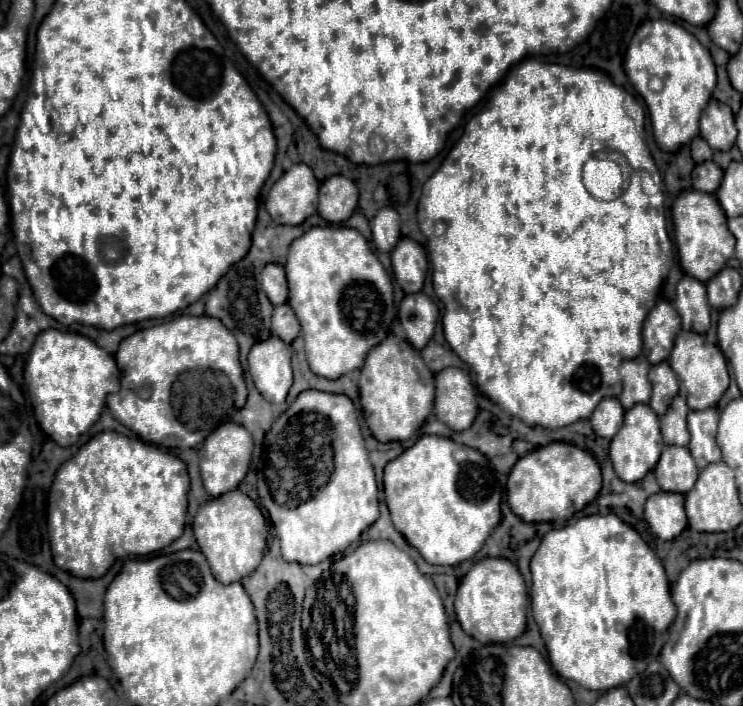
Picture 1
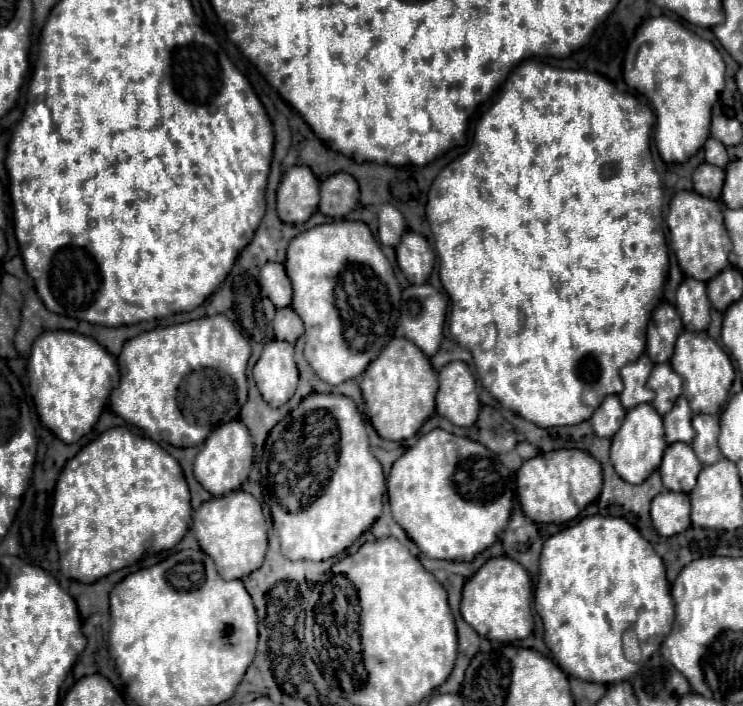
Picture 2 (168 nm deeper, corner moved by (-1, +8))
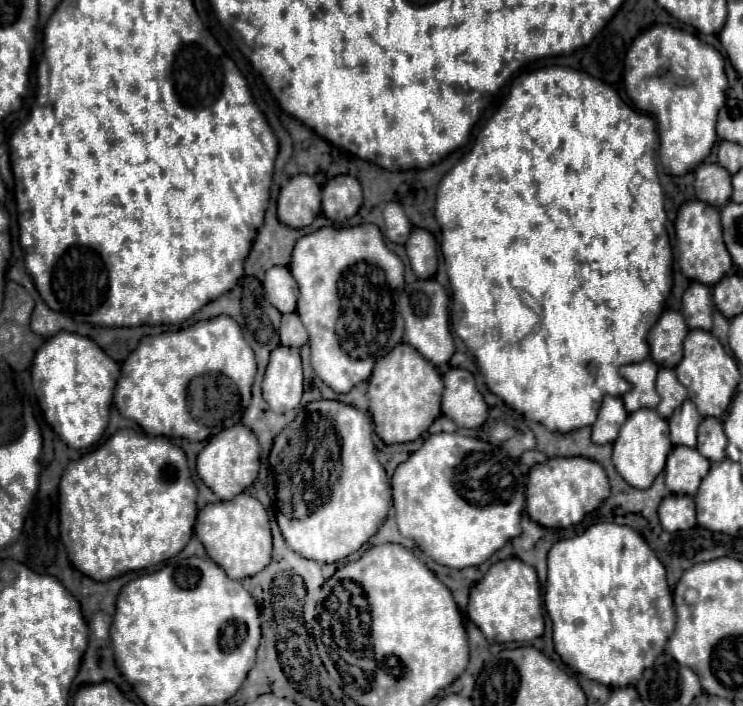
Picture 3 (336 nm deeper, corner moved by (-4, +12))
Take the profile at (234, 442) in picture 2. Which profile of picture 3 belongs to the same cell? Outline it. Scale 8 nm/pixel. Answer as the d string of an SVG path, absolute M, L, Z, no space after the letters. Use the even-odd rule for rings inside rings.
M234 424L222 432L218 432L214 438L208 440L204 450L198 454L196 470L202 482L220 498L220 500L232 500L240 492L244 492L258 476L260 468L260 446L250 428L244 424Z

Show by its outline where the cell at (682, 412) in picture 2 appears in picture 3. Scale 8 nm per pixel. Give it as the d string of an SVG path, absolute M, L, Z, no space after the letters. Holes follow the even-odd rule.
M686 400L682 406L678 406L674 410L674 414L670 416L670 420L668 420L672 444L674 446L690 446L690 448L694 448L696 430L698 430L700 422L702 422L702 416L694 408L694 402Z

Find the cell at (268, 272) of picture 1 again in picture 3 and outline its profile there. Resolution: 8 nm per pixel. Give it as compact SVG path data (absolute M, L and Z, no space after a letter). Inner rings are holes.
M272 266L264 278L266 298L282 312L294 312L298 300L298 284L286 266Z

